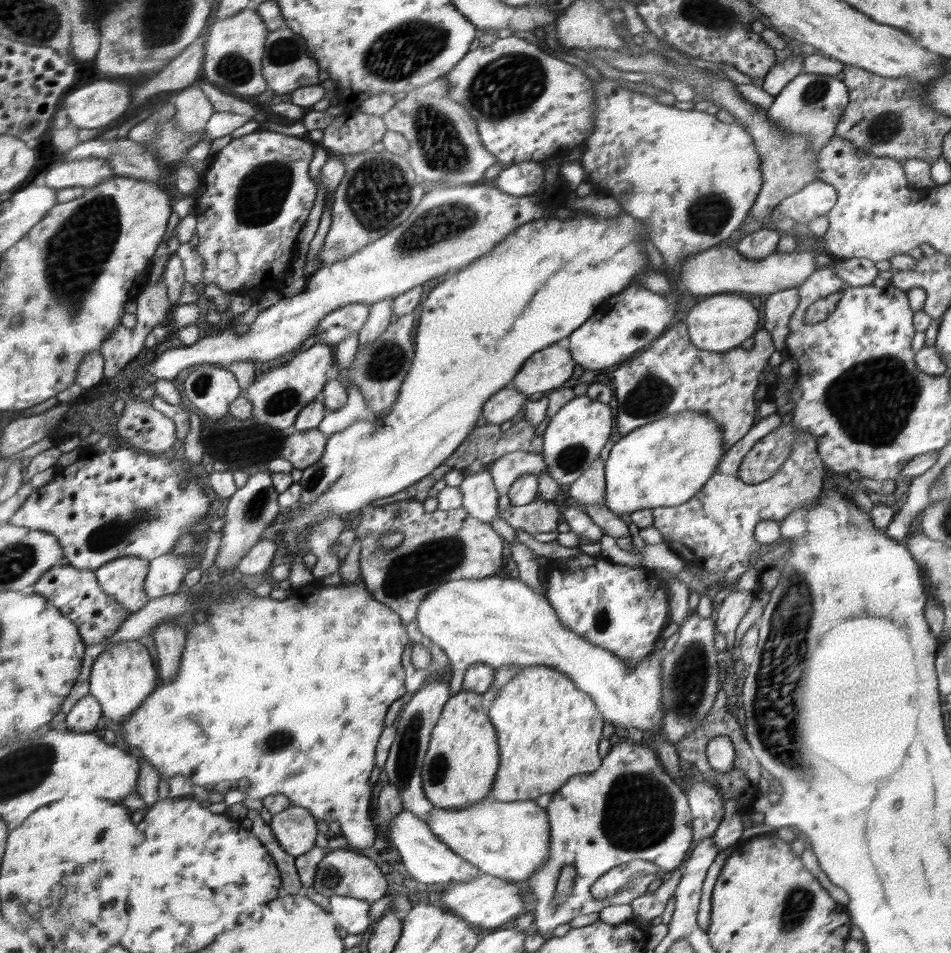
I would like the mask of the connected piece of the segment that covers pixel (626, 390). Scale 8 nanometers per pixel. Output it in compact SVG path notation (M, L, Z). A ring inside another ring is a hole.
M679 322L664 331L656 340L653 340L645 349L630 360L623 362L622 366L614 371L613 400L618 406L617 423L621 435L632 433L634 428L657 421L666 415L681 413L682 411L698 411L709 414L723 430L723 446L726 451L736 444L754 426L756 418L756 400L754 392L758 388L758 378L762 368L766 366L770 354L776 348L772 344L772 335L763 328L755 334L755 344L752 350L737 347L724 353L700 350L694 346L689 337L686 322Z

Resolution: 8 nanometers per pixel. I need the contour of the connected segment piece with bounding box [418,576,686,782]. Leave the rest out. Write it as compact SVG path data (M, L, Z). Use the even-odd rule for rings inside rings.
M490 576L480 580L458 580L441 585L418 605L418 626L422 626L422 634L427 636L434 644L437 644L450 659L454 672L451 674L452 682L449 683L450 694L456 695L462 692L462 682L466 669L470 665L484 663L497 669L502 665L518 665L520 668L532 665L544 665L553 667L554 670L562 671L568 675L578 688L592 696L603 718L610 724L610 730L619 728L640 728L645 734L646 742L658 749L661 761L665 764L670 776L684 781L686 766L679 759L677 749L672 742L665 739L661 730L662 720L662 679L661 658L664 651L652 654L650 658L643 660L634 668L627 664L613 651L596 646L582 635L566 628L558 619L558 614L550 606L549 599L536 593L519 579L498 578ZM658 730L660 745L655 745L648 737L652 731Z

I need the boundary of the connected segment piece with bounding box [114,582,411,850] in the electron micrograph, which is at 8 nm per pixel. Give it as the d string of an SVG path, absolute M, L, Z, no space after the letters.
M364 582L358 585L338 585L338 588L321 588L319 584L311 589L299 589L282 601L271 597L257 597L253 592L243 587L233 589L218 598L212 598L203 605L206 622L203 625L194 624L185 635L185 649L181 654L181 663L177 675L170 682L162 682L146 702L142 702L142 710L131 714L120 724L115 725L116 734L122 736L124 744L143 756L143 760L151 764L160 778L170 783L173 776L183 776L198 786L206 784L218 785L221 781L236 782L240 778L248 778L250 788L242 791L234 787L221 798L226 806L243 802L246 798L263 799L273 794L285 794L293 805L307 808L316 819L330 824L339 822L348 844L354 850L370 848L376 844L376 824L370 818L370 784L368 776L374 768L376 744L384 730L384 719L389 706L406 694L404 690L404 668L401 656L404 648L410 644L406 627L396 611L392 611L385 603L378 602L366 589Z

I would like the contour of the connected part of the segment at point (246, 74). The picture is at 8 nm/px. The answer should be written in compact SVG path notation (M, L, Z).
M251 2L234 16L212 21L210 30L206 34L201 77L229 96L241 98L264 92L266 80L262 75L261 60L264 56L267 34L268 27L257 13L257 4Z

